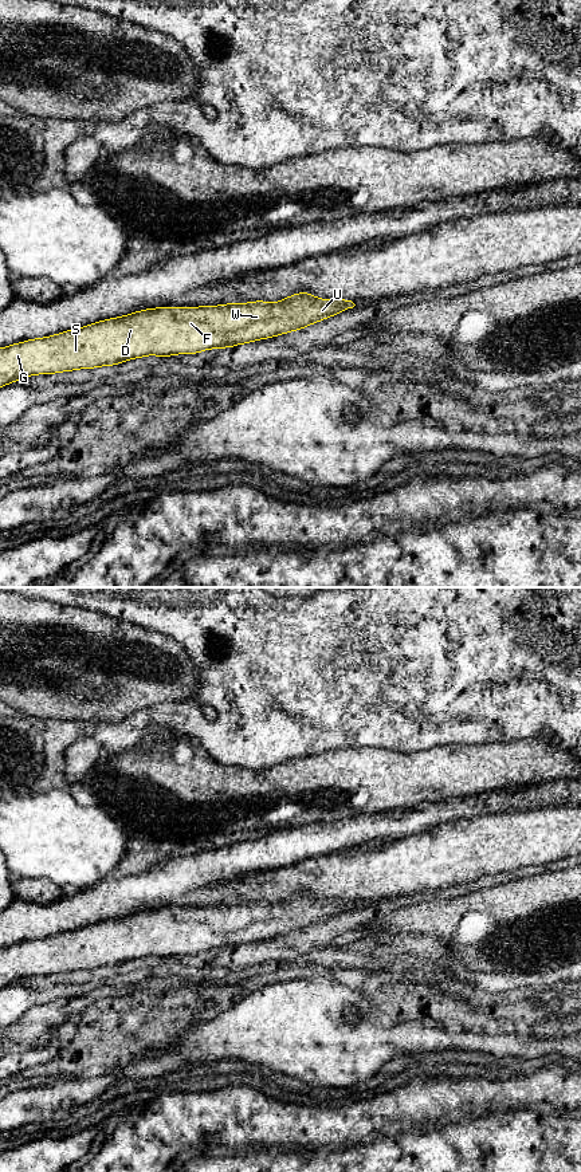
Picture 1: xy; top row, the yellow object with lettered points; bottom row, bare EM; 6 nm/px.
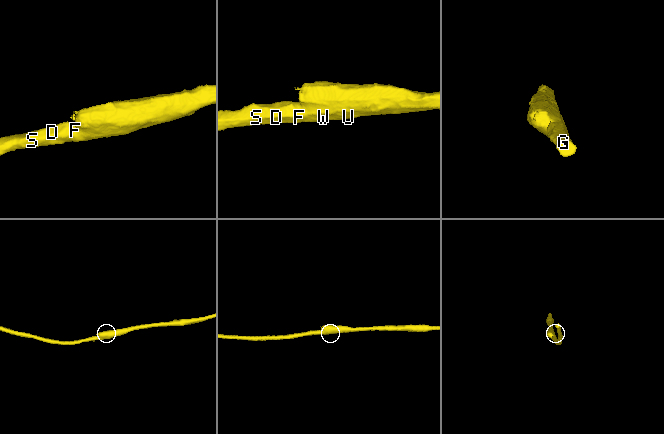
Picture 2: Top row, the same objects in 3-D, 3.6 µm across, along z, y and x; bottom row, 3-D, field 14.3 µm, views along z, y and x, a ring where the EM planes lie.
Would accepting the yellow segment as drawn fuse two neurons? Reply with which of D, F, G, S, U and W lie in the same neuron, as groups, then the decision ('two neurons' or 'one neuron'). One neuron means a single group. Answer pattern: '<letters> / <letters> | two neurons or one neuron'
D F G S U W | one neuron

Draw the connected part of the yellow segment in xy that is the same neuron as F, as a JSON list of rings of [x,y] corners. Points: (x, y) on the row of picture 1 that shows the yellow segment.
[[[302,291],[275,303],[256,300],[219,306],[145,308],[46,338],[1,347],[0,388],[23,377],[113,366],[146,355],[165,358],[177,354],[197,354],[209,349],[235,347],[305,329],[354,306],[352,300],[319,299]]]

